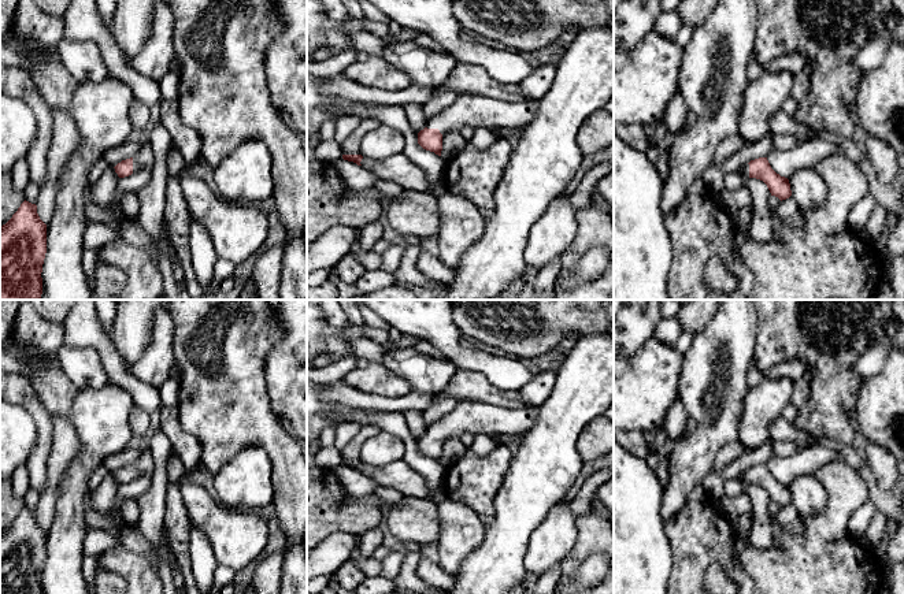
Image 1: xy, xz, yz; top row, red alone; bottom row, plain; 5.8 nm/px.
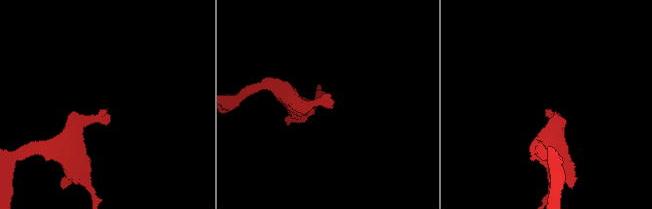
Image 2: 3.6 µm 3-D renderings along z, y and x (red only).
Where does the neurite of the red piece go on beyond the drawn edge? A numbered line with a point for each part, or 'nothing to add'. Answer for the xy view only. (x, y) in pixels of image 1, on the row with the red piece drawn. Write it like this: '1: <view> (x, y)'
1: xy (145, 158)

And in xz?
1: xz (477, 111)

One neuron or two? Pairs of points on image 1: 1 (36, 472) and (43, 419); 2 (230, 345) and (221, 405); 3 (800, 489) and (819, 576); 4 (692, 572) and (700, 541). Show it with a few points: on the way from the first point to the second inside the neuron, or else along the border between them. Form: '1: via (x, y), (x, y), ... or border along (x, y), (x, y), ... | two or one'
1: via (39, 459), (43, 448), (43, 433) | one
2: via (226, 360), (222, 390) | one
3: border along (823, 487), (826, 504), (815, 513), (801, 516) | two
4: via (692, 564), (693, 549) | one

